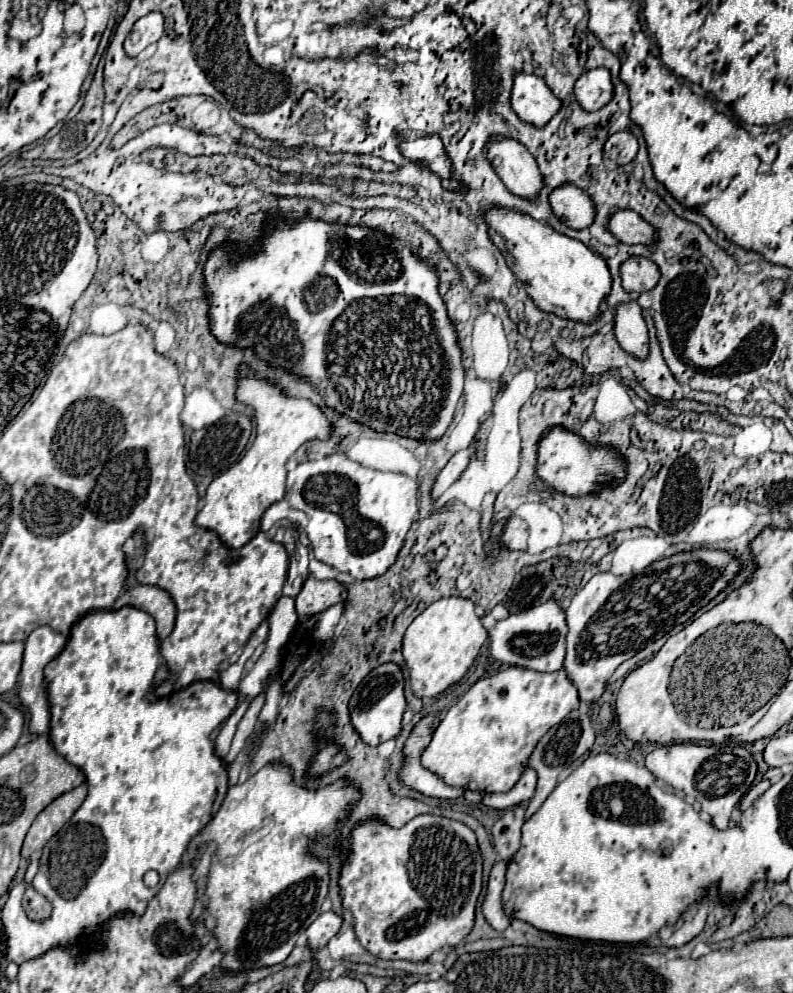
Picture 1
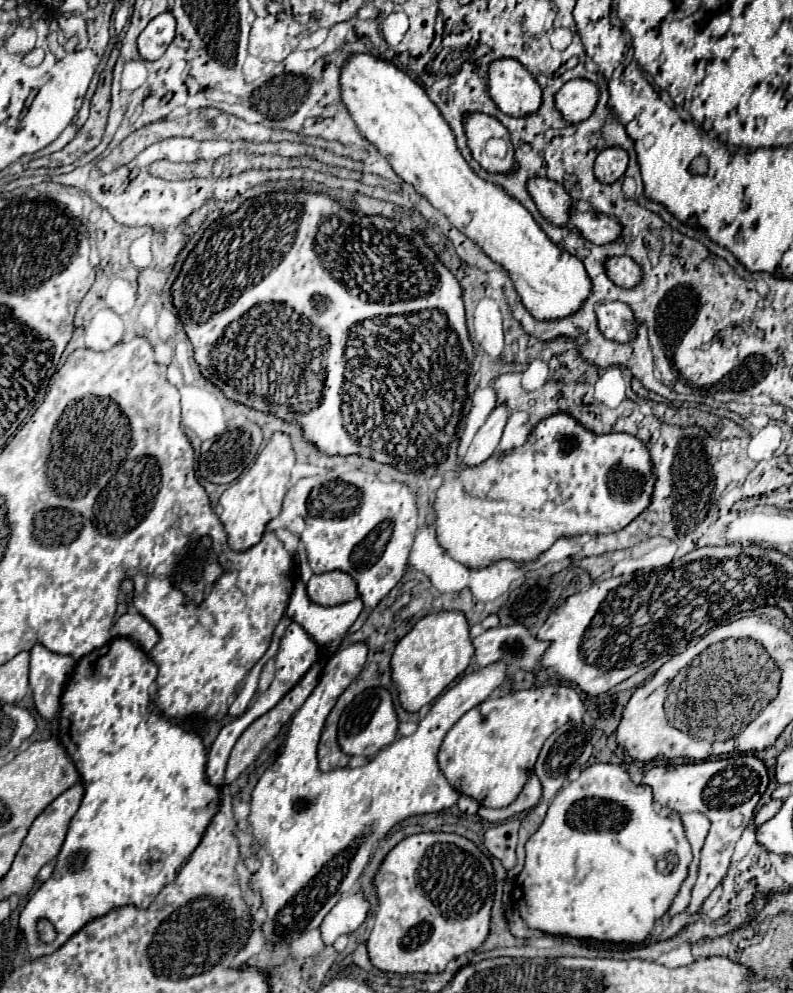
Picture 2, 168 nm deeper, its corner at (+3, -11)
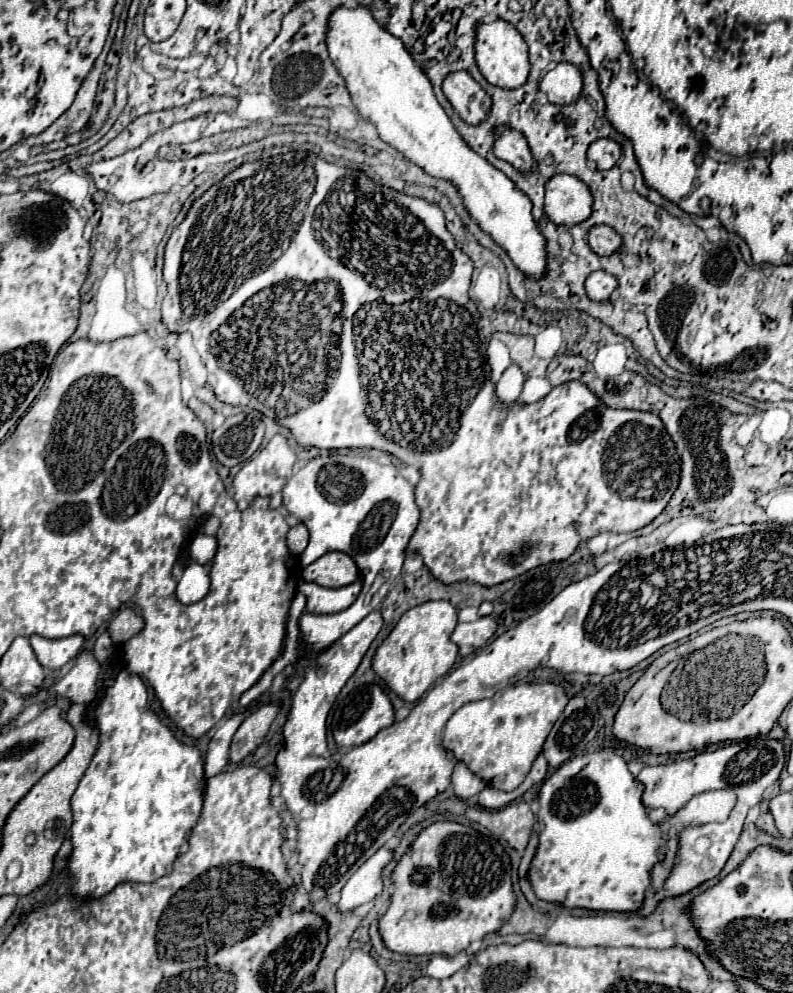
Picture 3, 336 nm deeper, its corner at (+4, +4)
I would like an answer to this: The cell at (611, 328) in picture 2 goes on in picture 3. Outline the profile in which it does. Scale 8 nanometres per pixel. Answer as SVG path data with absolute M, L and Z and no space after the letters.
M597 270L597 272L593 272L587 278L585 288L587 288L587 296L591 300L595 300L595 302L607 302L611 298L611 292L617 290L617 278L609 276L603 270Z

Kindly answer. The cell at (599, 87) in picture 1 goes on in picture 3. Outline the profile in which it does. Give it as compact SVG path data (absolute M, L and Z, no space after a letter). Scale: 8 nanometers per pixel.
M561 62L539 82L539 90L553 104L573 104L583 92L583 74L575 64Z

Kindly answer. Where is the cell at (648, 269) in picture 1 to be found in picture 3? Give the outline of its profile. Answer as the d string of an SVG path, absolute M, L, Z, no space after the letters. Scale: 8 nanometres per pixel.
M595 226L589 230L589 246L599 256L611 256L621 250L623 240L621 236L609 226Z

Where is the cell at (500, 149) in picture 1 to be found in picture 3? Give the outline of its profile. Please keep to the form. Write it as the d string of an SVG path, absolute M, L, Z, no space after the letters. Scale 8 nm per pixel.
M465 70L449 74L443 82L443 92L459 116L471 126L481 124L491 112L491 98Z

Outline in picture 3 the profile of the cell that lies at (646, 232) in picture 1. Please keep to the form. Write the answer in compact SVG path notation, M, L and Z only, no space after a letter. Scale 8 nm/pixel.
M557 174L545 184L545 214L559 226L585 222L593 212L589 188L569 174Z

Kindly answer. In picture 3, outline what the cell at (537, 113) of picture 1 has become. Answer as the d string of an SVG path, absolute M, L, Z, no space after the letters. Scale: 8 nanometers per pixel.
M493 20L493 22L481 22L477 24L477 42L475 42L475 60L485 76L485 80L499 88L519 88L527 82L531 64L527 56L527 44L523 36L505 20Z

